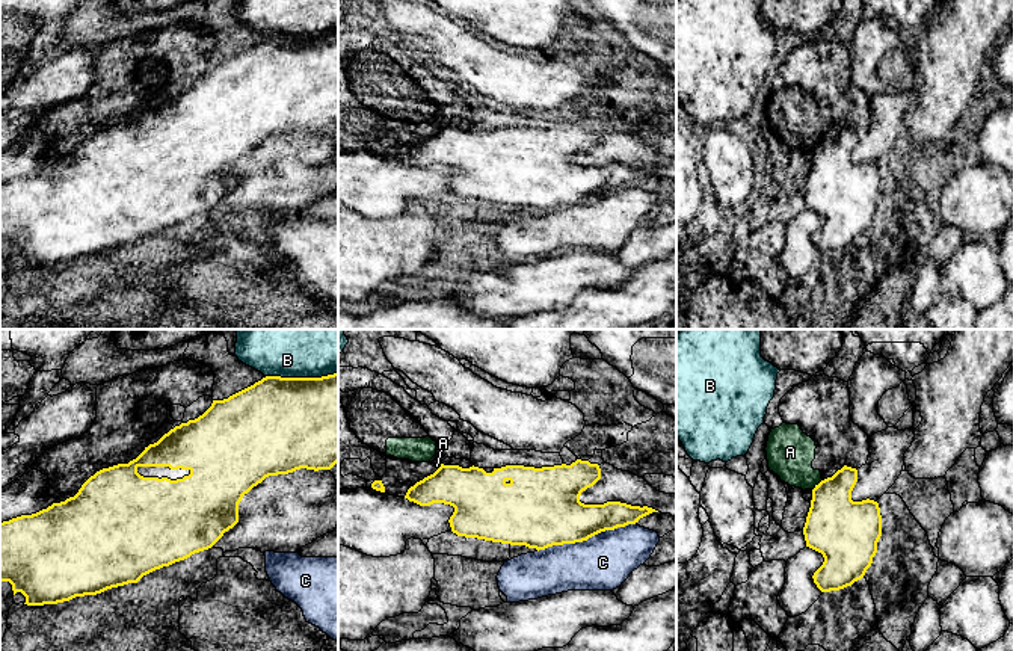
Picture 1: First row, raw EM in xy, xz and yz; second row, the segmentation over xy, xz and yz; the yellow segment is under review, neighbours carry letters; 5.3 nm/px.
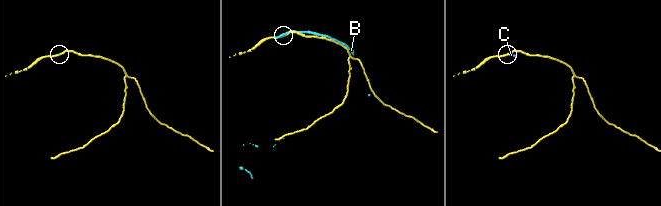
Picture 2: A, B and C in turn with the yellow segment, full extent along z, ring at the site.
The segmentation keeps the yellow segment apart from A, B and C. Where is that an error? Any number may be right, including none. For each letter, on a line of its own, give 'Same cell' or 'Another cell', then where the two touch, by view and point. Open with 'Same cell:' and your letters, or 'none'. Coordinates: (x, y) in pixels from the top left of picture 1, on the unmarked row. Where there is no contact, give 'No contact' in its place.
Same cell: none
A: Another cell. Touches yellow at yz (817, 147)
B: Another cell. Touches yellow at xy (301, 40)
C: Another cell. Touches yellow at xz (586, 201)

